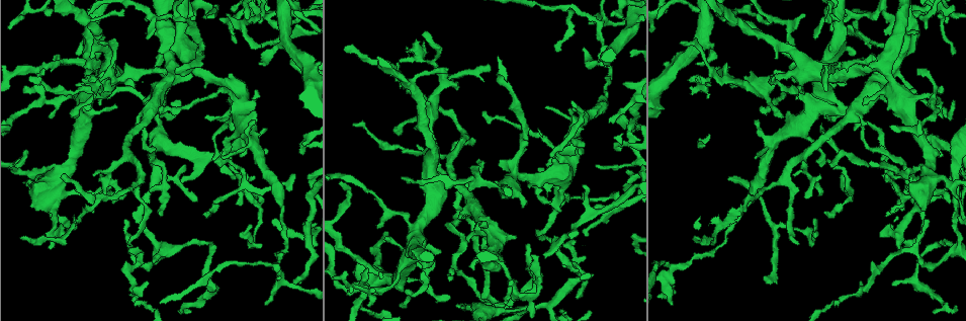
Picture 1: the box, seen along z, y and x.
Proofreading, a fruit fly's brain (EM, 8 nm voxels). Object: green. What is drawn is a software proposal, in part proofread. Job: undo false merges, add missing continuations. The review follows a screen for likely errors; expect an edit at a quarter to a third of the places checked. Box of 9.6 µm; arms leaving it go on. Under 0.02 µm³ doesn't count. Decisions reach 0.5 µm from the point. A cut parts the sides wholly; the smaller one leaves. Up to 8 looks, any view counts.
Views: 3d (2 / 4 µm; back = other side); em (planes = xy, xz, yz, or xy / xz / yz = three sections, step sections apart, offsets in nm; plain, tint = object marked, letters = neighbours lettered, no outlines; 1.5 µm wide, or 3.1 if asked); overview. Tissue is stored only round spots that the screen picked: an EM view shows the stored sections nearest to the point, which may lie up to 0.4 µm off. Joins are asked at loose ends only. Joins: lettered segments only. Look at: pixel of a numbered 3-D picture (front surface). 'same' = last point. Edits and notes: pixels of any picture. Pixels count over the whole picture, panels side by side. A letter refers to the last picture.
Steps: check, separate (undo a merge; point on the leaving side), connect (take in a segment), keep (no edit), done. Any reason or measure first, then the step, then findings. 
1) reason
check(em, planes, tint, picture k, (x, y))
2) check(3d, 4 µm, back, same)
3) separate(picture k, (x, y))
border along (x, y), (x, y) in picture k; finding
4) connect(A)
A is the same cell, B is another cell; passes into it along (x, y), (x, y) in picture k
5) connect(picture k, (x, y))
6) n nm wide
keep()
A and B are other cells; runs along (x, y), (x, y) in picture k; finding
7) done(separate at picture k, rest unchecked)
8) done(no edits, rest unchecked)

branch stops here
check(em, planes, letters, picture 1, (260, 61))

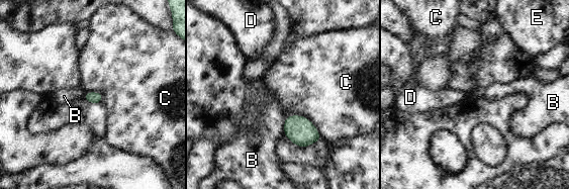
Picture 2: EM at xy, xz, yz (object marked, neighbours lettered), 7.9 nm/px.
100 nm wide
keep()
B, C, D and E are other cells; border along (285, 117), (283, 134) in picture 2; no lettered segment goes on from it

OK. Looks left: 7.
an open end
check(em, planes, letters, picture 1, (450, 151))

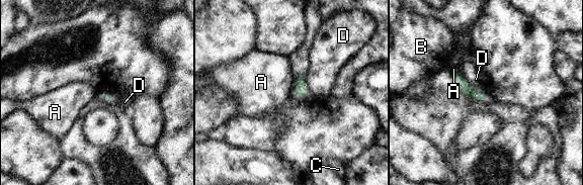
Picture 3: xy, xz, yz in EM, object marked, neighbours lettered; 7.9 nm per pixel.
keep()
A, B, C and D are other cells; border along (296, 80), (293, 95) in picture 3; no lettered segment goes on from it

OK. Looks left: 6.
thin end
check(em, planes, letters, picture 1, (774, 77))

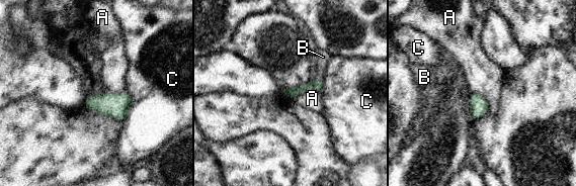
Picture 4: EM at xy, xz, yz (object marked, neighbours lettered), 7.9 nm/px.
connect(B)
B is the same cell, A and C are other cells; passes into it along (318, 84), (317, 79), (323, 57) in picture 4; it goes on there

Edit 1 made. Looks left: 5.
done(connect at picture 4, rest unchecked)

